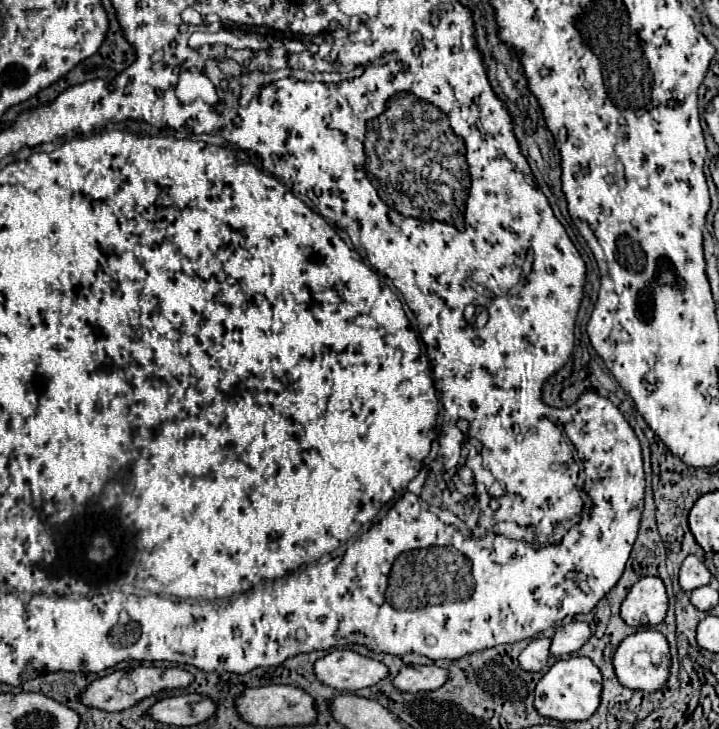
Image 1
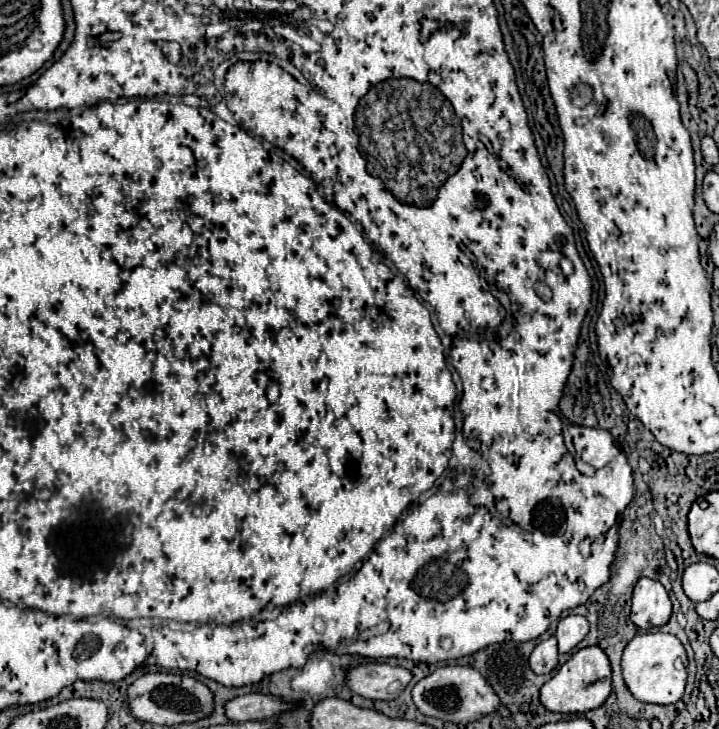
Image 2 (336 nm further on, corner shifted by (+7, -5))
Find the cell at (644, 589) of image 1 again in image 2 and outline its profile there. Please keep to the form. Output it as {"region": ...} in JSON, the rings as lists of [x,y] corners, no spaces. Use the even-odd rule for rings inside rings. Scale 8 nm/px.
{"region":[[[642,577],[632,595],[632,613],[630,619],[640,629],[660,627],[668,623],[672,615],[672,603],[660,581]]]}

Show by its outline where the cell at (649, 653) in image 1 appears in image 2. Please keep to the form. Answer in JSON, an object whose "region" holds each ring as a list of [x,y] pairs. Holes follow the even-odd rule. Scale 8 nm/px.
{"region":[[[668,633],[636,635],[622,653],[622,677],[628,691],[642,703],[672,705],[676,703],[686,685],[686,651],[682,643]]]}

